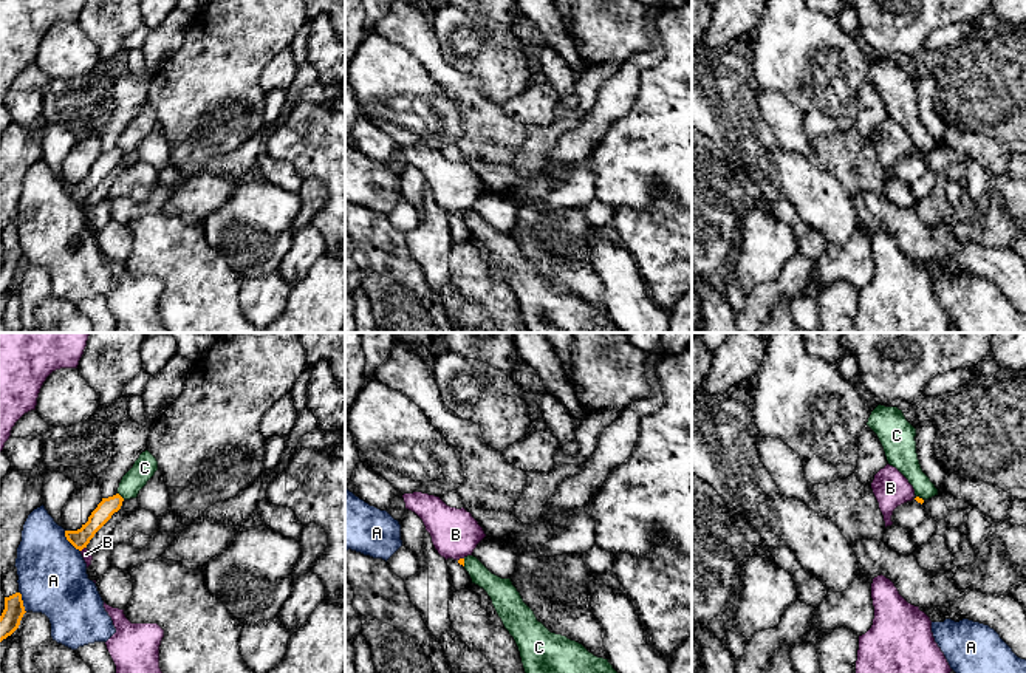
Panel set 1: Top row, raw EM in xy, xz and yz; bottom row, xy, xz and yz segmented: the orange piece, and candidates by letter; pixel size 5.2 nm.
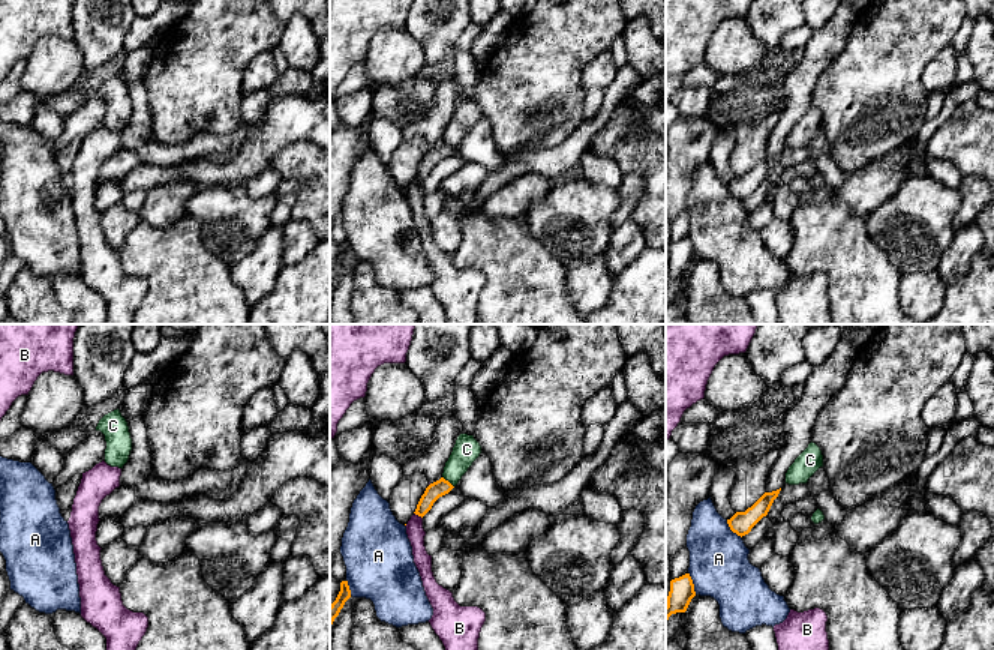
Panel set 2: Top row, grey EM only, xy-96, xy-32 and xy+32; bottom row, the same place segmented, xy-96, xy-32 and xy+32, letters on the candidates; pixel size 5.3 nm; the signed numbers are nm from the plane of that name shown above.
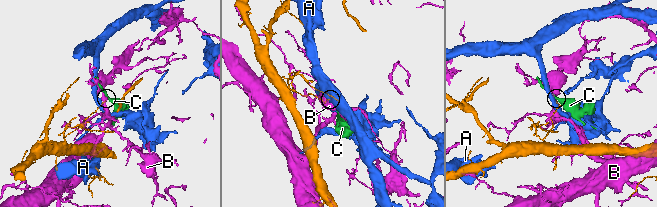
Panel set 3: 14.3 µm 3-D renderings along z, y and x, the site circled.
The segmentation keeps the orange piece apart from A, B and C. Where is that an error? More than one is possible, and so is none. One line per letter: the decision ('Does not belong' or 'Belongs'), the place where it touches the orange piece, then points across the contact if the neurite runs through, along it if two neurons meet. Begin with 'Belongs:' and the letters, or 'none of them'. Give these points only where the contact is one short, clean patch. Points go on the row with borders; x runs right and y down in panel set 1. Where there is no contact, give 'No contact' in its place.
Belongs: none of them
A: Does not belong. Touches orange at xy (70, 542)
B: Does not belong. Touches orange at xy (82, 548)
C: Does not belong. Touches orange at xy (119, 495). Boundary: xy (118, 492), (124, 498)

